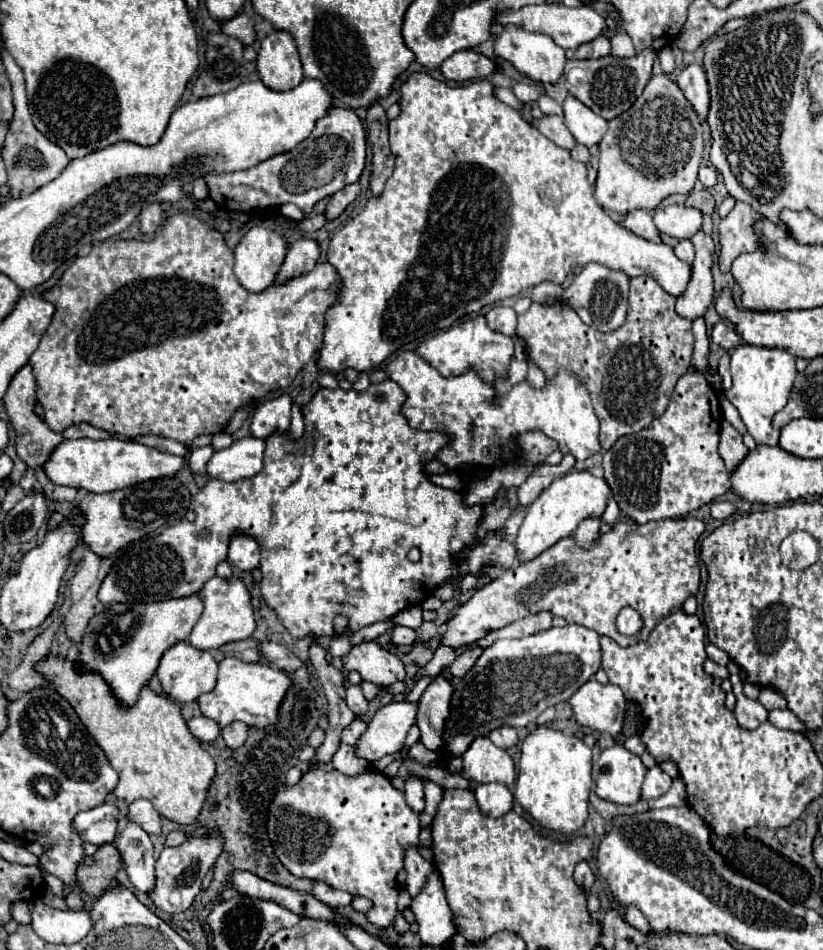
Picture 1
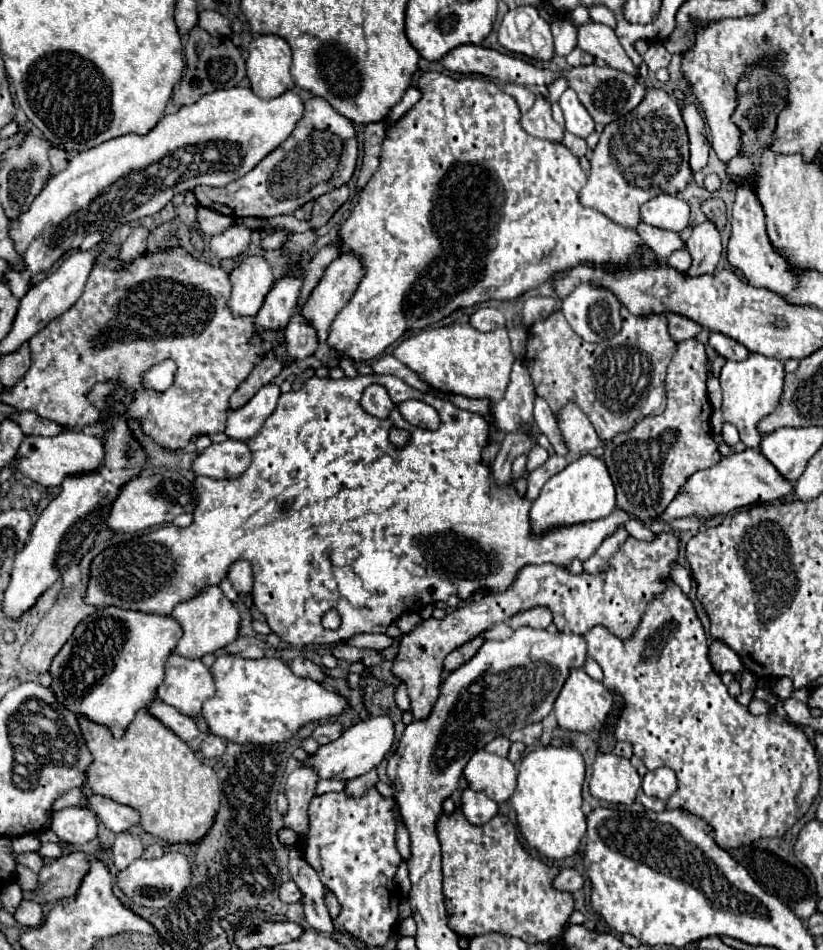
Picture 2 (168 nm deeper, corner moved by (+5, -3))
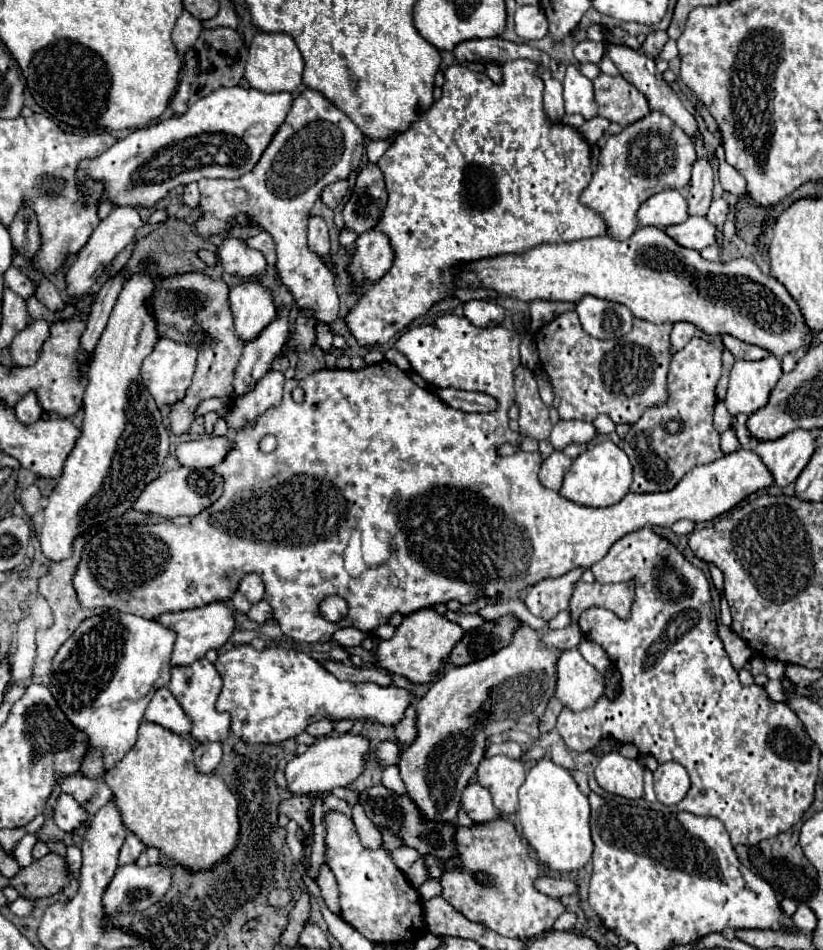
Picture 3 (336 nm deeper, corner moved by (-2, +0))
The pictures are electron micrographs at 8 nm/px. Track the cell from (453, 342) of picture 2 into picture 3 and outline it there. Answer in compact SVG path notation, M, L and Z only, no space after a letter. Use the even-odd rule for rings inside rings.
M443 315L433 325L411 327L395 341L395 349L407 357L413 371L427 383L487 393L499 403L493 413L465 413L451 409L427 389L417 387L407 373L385 361L367 365L359 371L323 369L301 381L285 381L281 405L271 407L257 417L253 425L245 425L235 433L229 455L213 467L215 473L223 475L225 491L213 505L195 515L191 523L183 527L177 527L171 521L155 525L113 525L93 535L83 547L81 563L73 575L79 603L87 609L111 607L145 619L157 619L161 613L229 601L233 591L237 591L239 581L247 573L257 573L265 585L265 601L271 603L281 631L295 641L325 643L331 641L331 635L341 627L355 627L371 633L387 623L393 613L411 615L419 609L447 603L451 599L457 599L461 605L479 597L491 597L497 601L513 599L521 589L543 579L561 577L575 567L591 567L627 533L641 527L671 527L679 519L689 519L693 523L711 521L751 493L773 485L773 477L761 463L759 455L755 451L737 449L709 465L695 467L685 479L681 479L681 483L677 483L677 487L673 487L673 491L657 491L649 495L627 493L611 507L581 507L561 497L557 491L545 489L537 479L543 463L539 451L517 451L511 457L497 455L499 445L521 443L521 435L509 429L507 415L515 399L513 369L519 365L519 343L521 337L515 329L501 325L479 329L465 321L465 317L457 315ZM295 387L305 389L303 403L291 399ZM265 433L277 437L277 449L271 453L259 451L259 441ZM439 485L471 489L483 495L487 503L483 505L481 499L473 499L473 495L465 495L465 491L445 491L445 487L441 487L441 491L431 491ZM427 491L429 495L423 495ZM389 507L393 507L393 527L389 527L389 531L379 531L387 537L389 559L377 567L365 569L359 577L347 575L343 569L343 549L353 535L353 523L357 523L361 515L385 515ZM497 507L505 509L505 515L513 523L509 523ZM521 527L525 531L521 531ZM525 533L531 539L533 551ZM163 543L167 547L167 557L163 557ZM521 571L525 571L525 575L521 575ZM327 595L339 595L347 601L349 613L343 621L329 623L319 615L319 603Z

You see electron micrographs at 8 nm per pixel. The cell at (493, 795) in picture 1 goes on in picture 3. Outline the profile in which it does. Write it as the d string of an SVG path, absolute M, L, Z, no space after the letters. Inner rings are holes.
M479 783L467 785L467 789L463 791L463 797L461 797L461 807L475 823L485 823L485 821L491 821L493 817L497 817L497 809L493 805L489 791L485 787L481 787Z

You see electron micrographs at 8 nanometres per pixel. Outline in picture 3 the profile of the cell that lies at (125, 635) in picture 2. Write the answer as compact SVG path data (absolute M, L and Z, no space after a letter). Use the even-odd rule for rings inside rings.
M109 609L101 615L85 619L77 631L61 645L53 659L51 685L49 691L57 699L57 705L75 729L87 735L87 753L83 755L79 773L89 779L101 779L125 753L135 745L137 729L143 721L143 713L153 693L165 687L171 677L171 651L175 643L175 633L161 623L129 613Z

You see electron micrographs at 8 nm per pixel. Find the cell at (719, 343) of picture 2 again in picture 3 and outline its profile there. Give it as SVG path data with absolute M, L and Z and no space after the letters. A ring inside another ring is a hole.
M723 335L723 345L735 355L735 359L749 359L749 361L759 361L759 359L765 359L769 357L771 353L763 347L757 347L757 345L751 345L751 343L743 343L731 335Z

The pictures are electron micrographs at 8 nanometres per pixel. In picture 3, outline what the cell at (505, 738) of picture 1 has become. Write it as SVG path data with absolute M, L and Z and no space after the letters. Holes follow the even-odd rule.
M499 743L499 745L489 745L487 751L485 751L485 757L493 757L493 755L505 755L505 757L511 757L511 759L519 759L521 757L521 747L519 743Z

